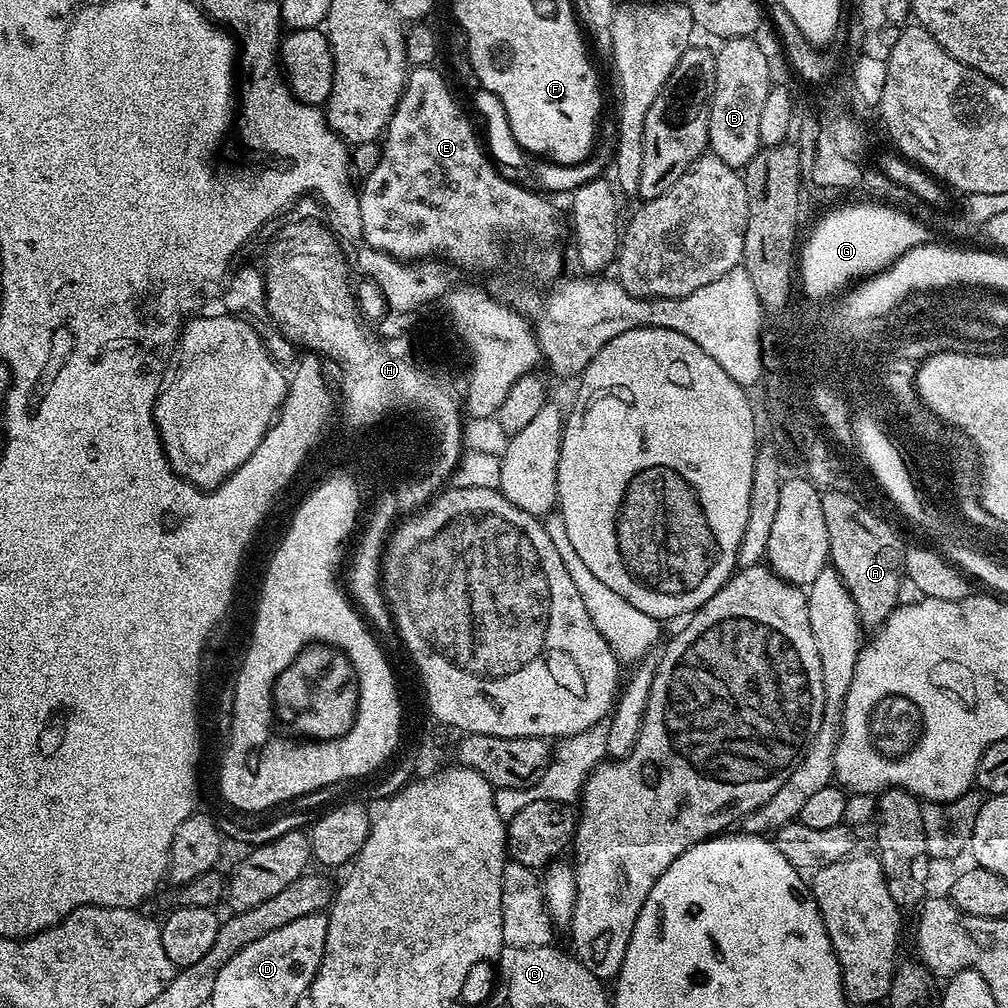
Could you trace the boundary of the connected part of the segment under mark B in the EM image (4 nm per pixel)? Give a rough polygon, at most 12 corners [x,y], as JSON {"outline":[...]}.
{"outline":[[763,46],[716,52],[708,148],[743,170],[773,83]]}

